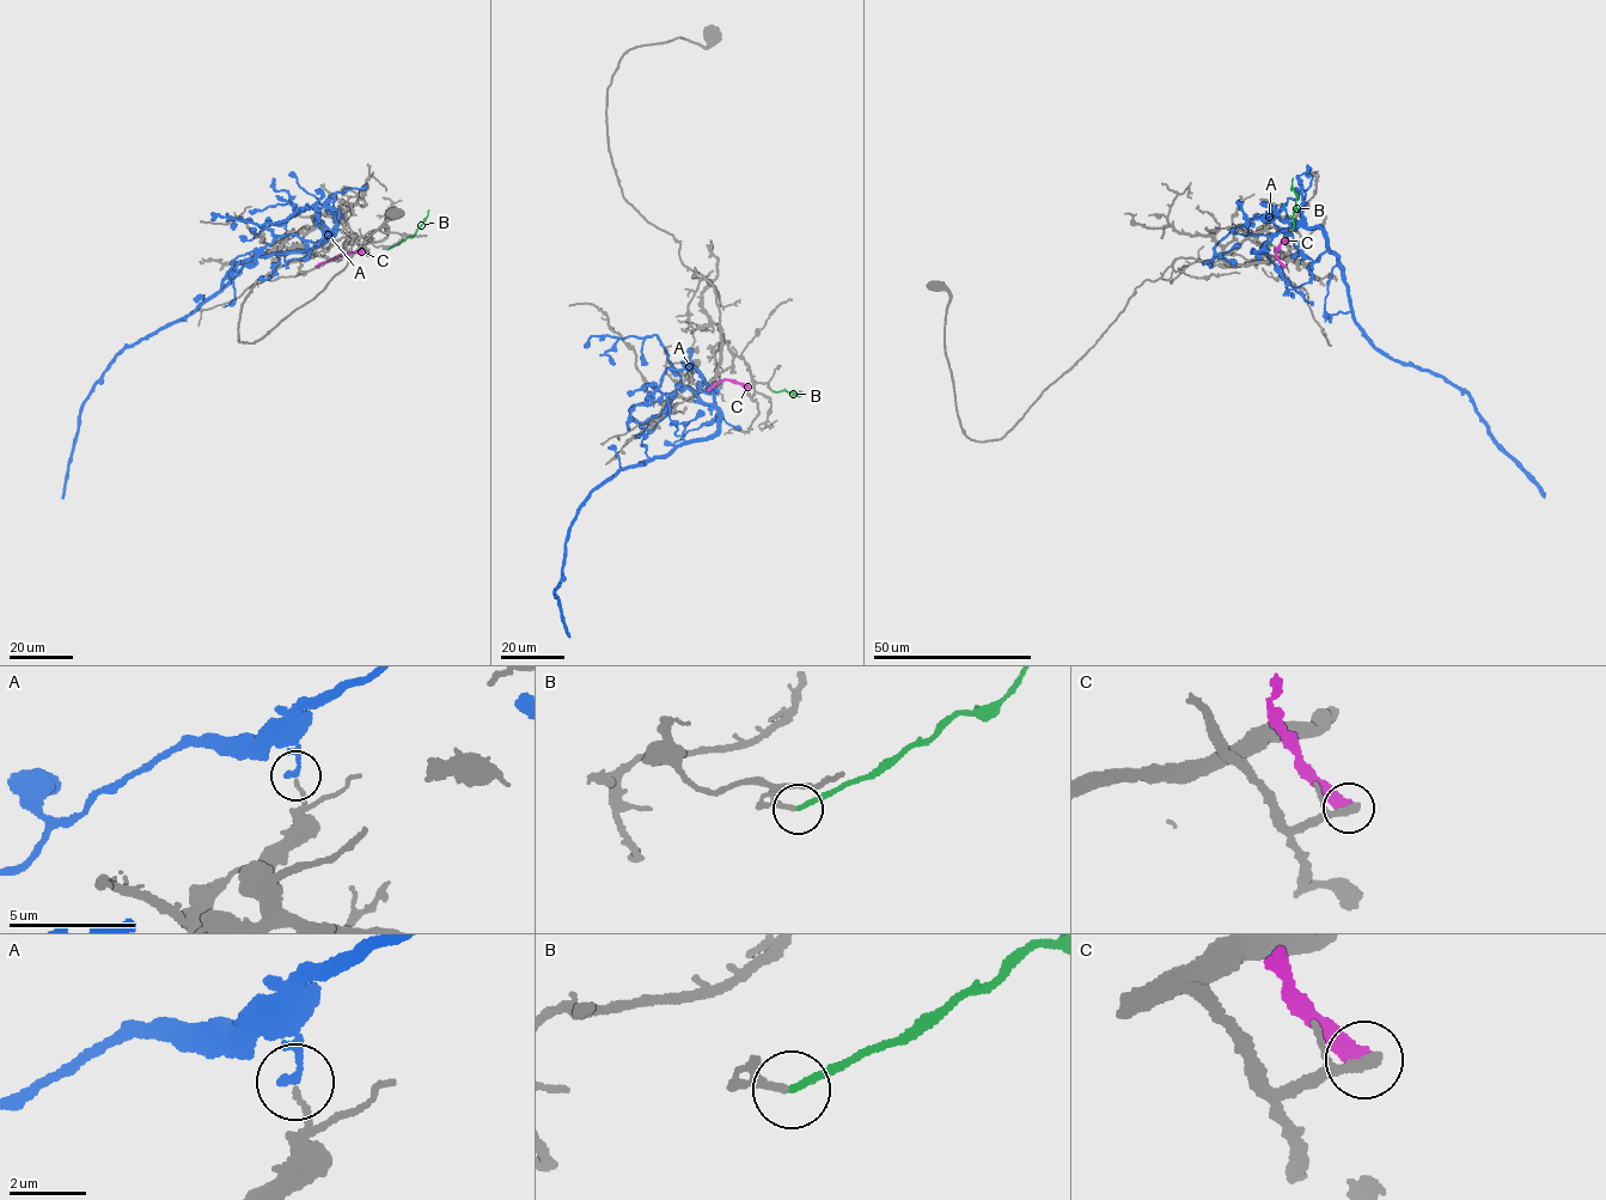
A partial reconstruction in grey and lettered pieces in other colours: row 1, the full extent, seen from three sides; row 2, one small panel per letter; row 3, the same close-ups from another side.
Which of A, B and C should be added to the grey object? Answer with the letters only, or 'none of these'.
B

